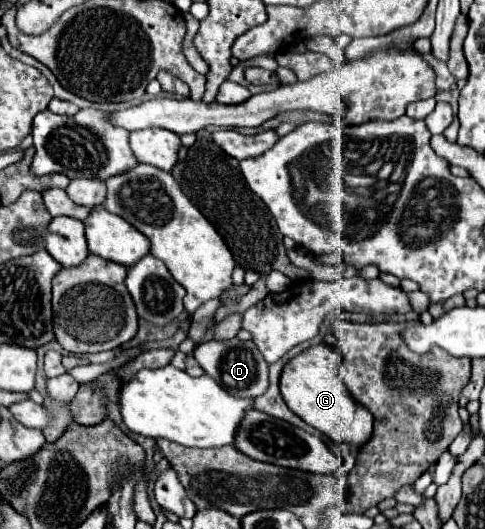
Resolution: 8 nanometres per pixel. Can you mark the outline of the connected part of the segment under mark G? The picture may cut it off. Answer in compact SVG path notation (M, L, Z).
M316 344L292 358L282 370L280 392L294 414L332 440L354 446L368 442L368 434L372 434L372 414L368 414L368 410L360 406L344 386L344 378L340 376L340 352L332 346Z

